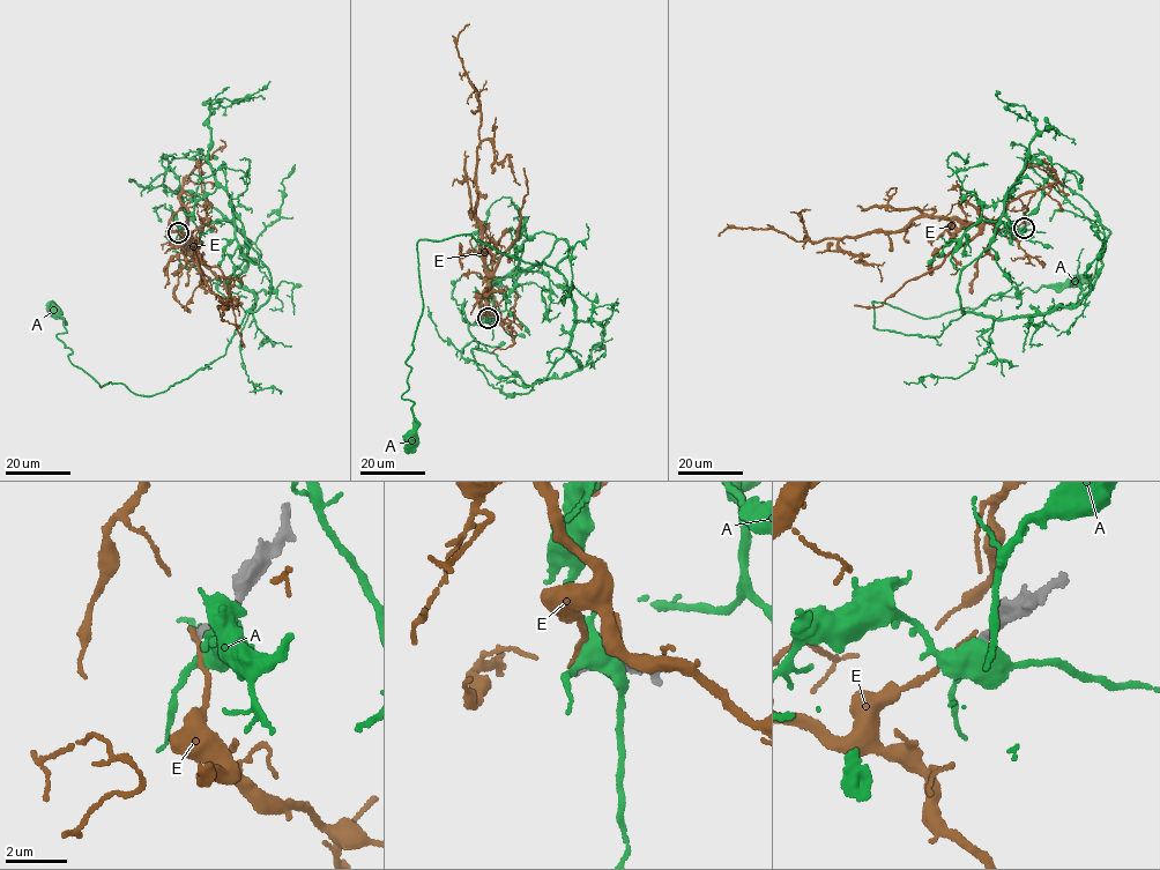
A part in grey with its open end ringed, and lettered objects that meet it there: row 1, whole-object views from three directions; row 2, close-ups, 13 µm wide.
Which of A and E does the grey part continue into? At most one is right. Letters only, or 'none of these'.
none of these

